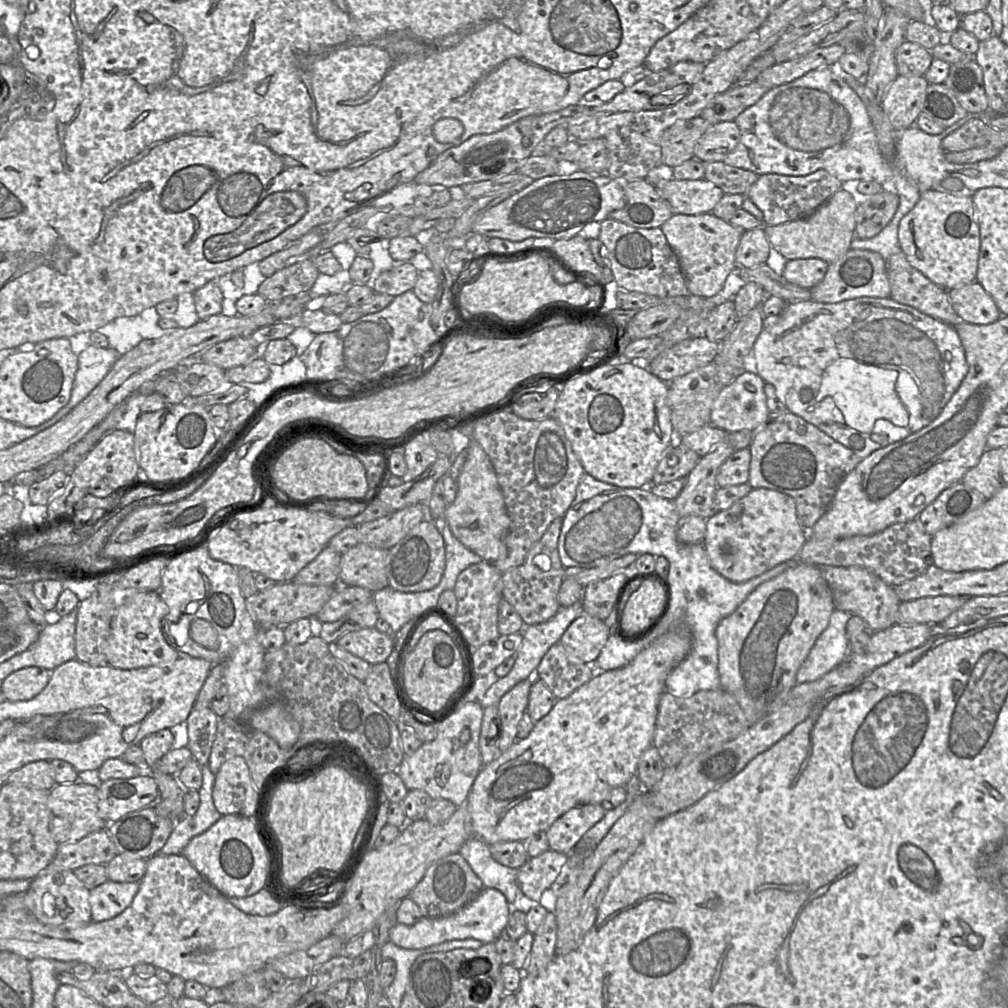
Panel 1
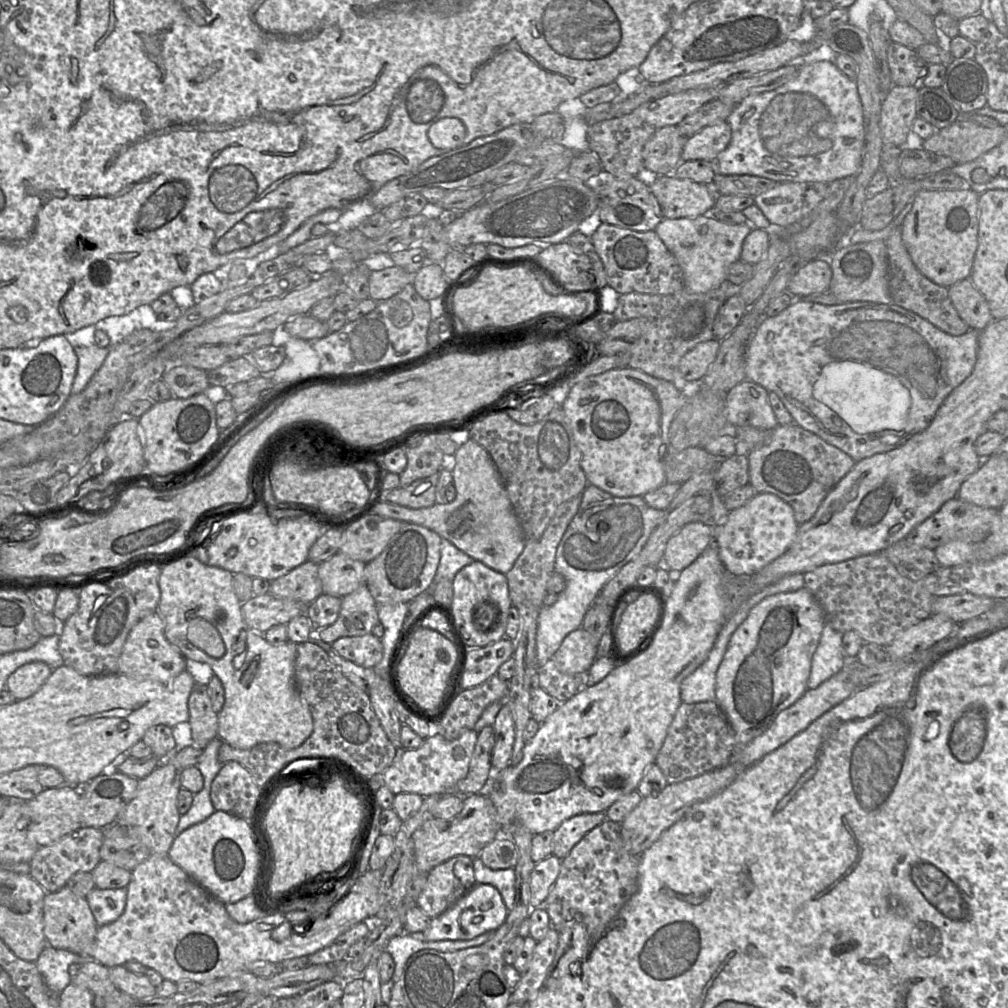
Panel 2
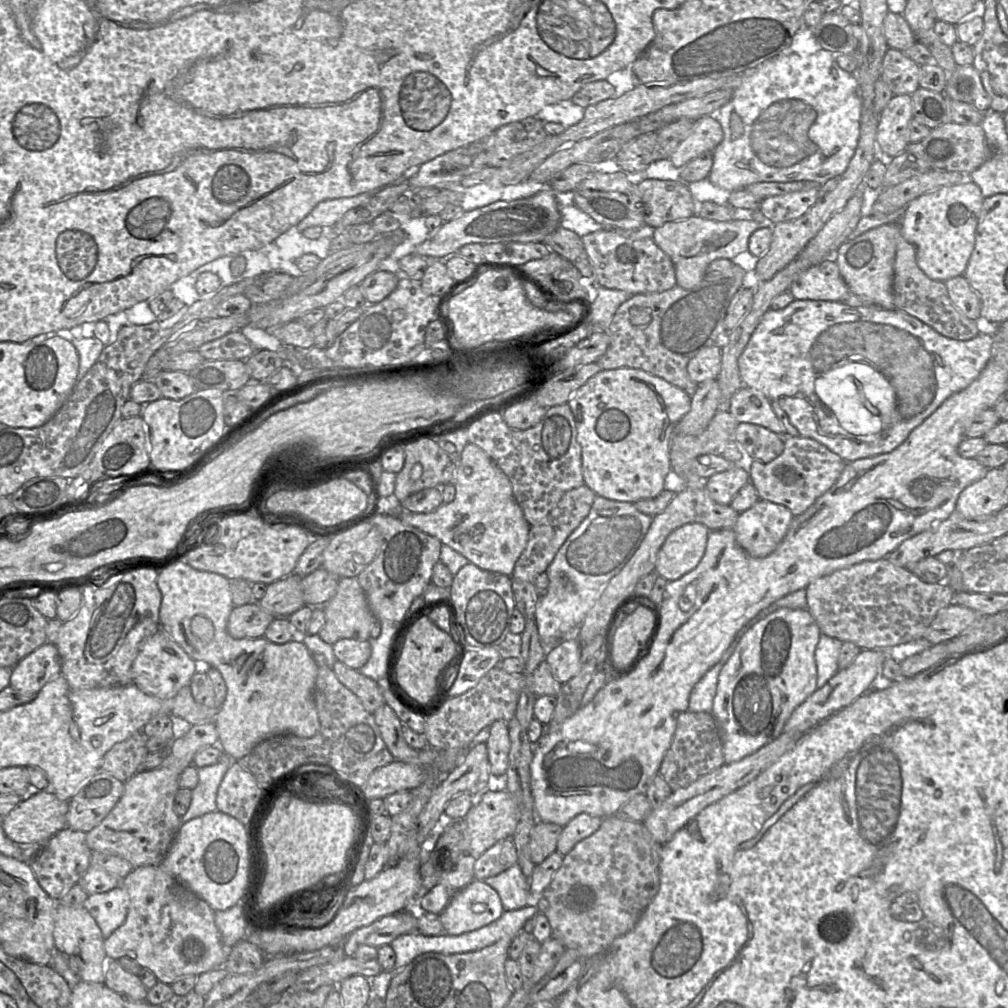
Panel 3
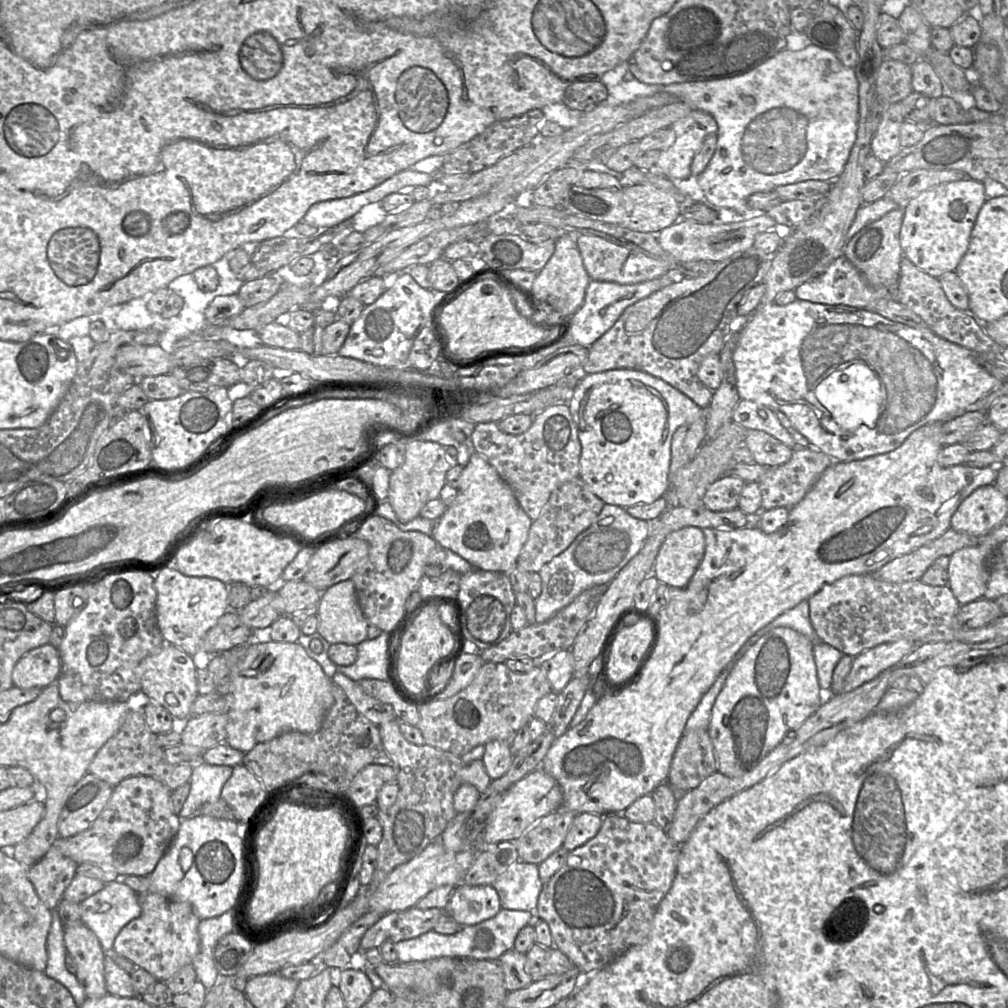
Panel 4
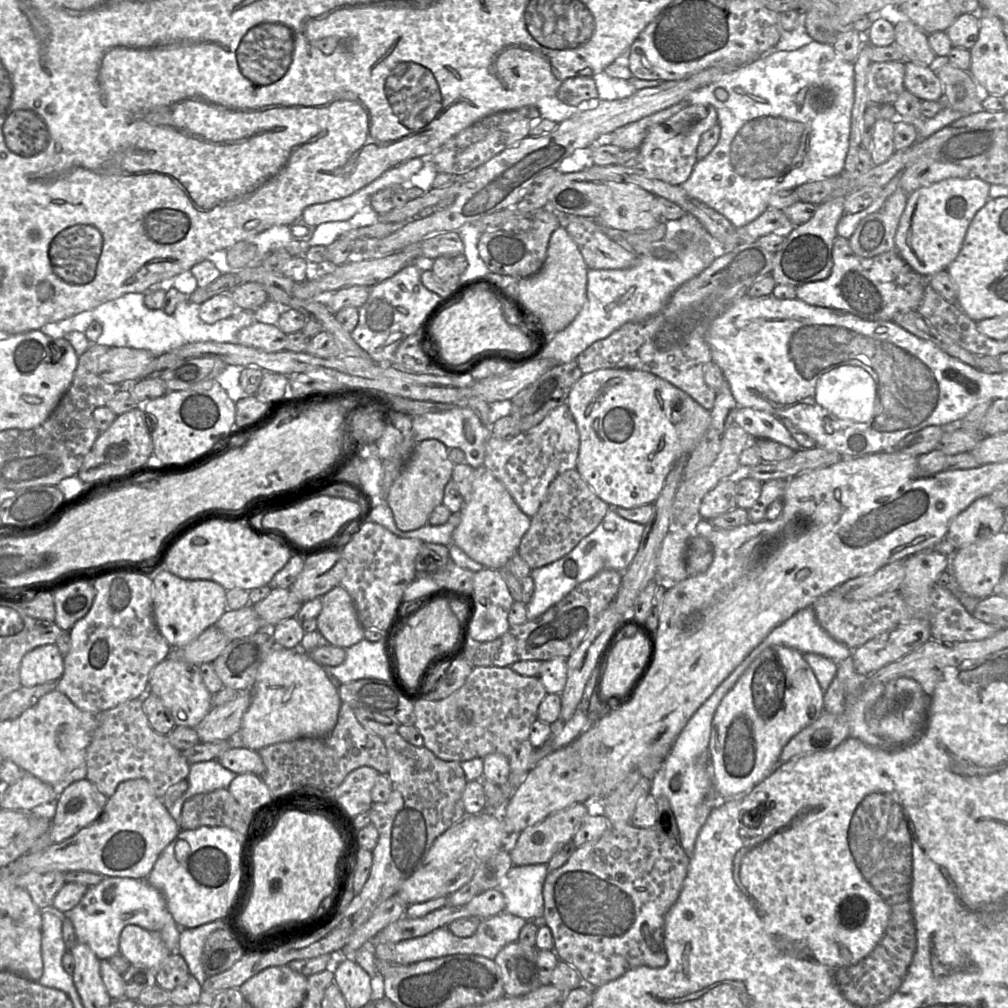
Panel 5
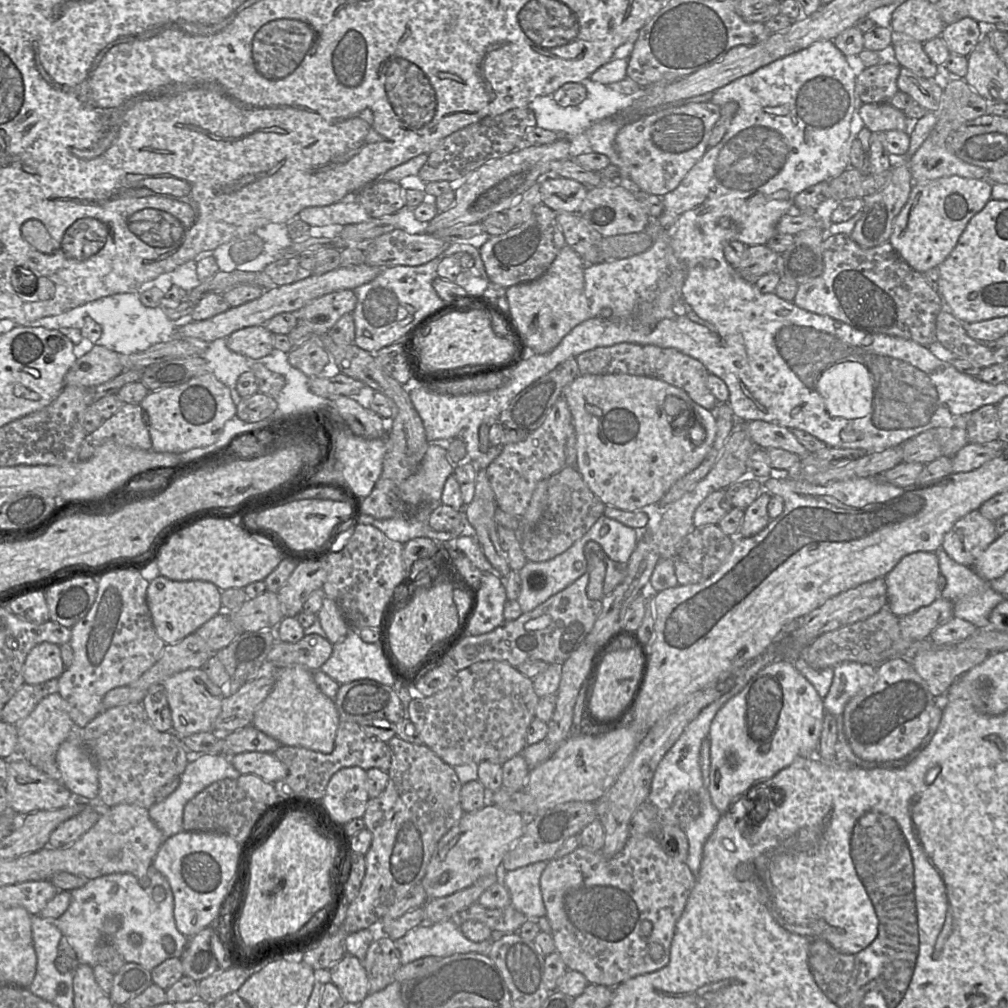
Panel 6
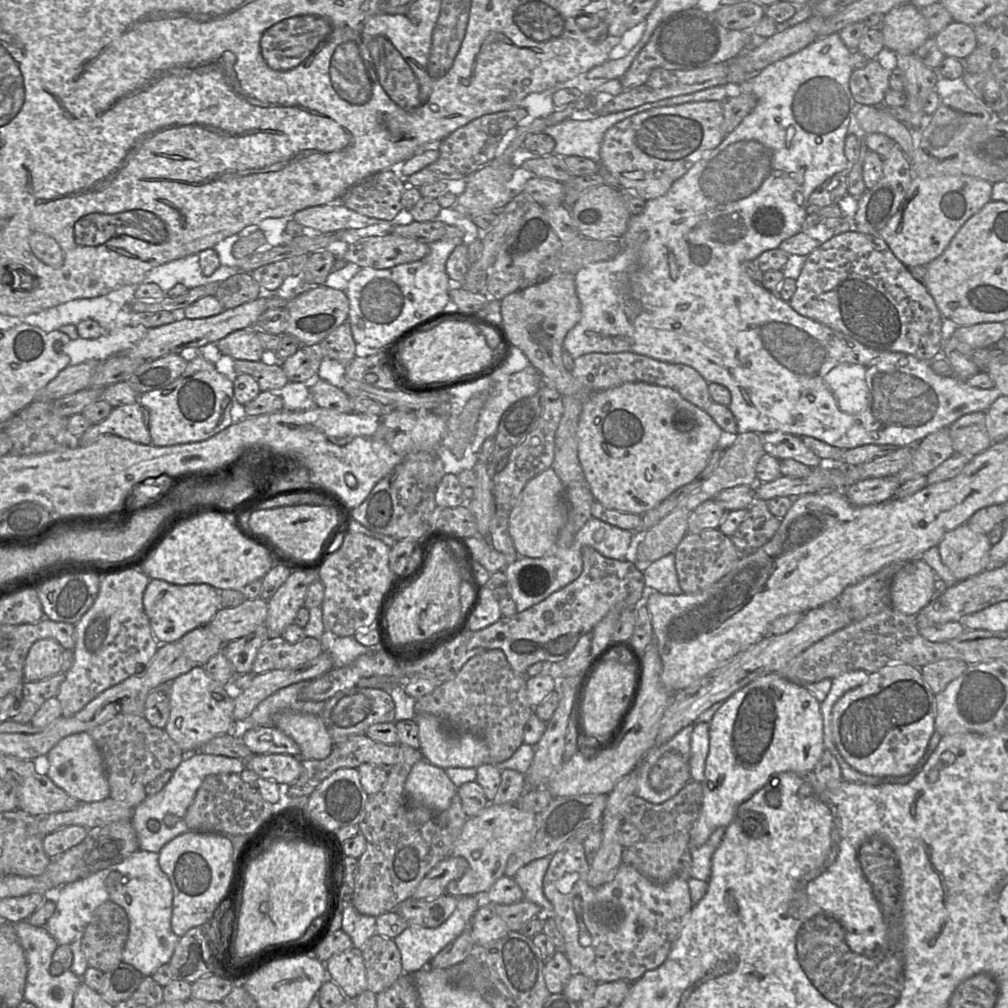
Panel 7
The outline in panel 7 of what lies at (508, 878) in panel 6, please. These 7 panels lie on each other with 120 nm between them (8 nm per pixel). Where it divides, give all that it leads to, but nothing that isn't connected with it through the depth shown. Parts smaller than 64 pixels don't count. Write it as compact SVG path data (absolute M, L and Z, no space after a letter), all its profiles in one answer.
M546 856L533 860L521 867L513 877L520 886L524 899L533 902L541 907L543 917L553 917L554 910L551 902L543 892L543 878L551 862L552 856Z

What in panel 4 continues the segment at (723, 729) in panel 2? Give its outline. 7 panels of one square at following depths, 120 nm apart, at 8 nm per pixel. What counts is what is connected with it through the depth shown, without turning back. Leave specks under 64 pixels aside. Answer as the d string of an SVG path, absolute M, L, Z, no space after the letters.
M684 728L684 734L671 761L667 778L670 786L689 791L699 786L705 778L715 772L717 772L717 760L708 729L696 729L685 733Z

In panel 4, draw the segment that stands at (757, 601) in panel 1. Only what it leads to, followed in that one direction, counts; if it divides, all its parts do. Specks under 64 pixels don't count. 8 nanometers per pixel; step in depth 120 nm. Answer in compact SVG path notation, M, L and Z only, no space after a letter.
M777 627L765 633L736 662L712 708L708 732L716 754L717 771L736 778L752 771L786 735L797 730L826 698L820 688L813 655L814 643L803 634Z

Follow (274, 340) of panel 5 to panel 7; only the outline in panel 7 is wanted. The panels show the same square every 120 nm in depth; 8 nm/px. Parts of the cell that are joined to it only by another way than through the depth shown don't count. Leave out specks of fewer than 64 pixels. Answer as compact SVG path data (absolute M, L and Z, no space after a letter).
M254 328L234 331L216 342L221 353L234 360L260 361L264 348Z

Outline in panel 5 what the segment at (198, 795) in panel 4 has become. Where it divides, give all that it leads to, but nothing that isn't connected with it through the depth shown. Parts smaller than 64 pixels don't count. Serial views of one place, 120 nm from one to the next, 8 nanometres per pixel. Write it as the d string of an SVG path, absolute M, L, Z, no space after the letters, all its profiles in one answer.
M218 760L198 762L190 765L187 777L189 787L186 792L168 809L178 826L181 823L182 806L194 795L228 789L237 774L223 767Z

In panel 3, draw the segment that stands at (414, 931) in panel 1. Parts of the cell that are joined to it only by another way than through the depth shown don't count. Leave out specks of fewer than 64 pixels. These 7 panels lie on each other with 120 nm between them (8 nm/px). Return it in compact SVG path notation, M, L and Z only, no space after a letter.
M474 879L457 892L439 914L446 935L461 935L497 920L504 912L495 889Z

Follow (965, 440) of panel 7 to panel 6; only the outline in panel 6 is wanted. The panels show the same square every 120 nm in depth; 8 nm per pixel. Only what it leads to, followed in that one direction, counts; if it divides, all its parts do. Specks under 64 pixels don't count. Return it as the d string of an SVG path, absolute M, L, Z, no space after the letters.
M985 405L971 413L967 423L968 443L988 443L997 440L998 436L998 412L996 405Z

